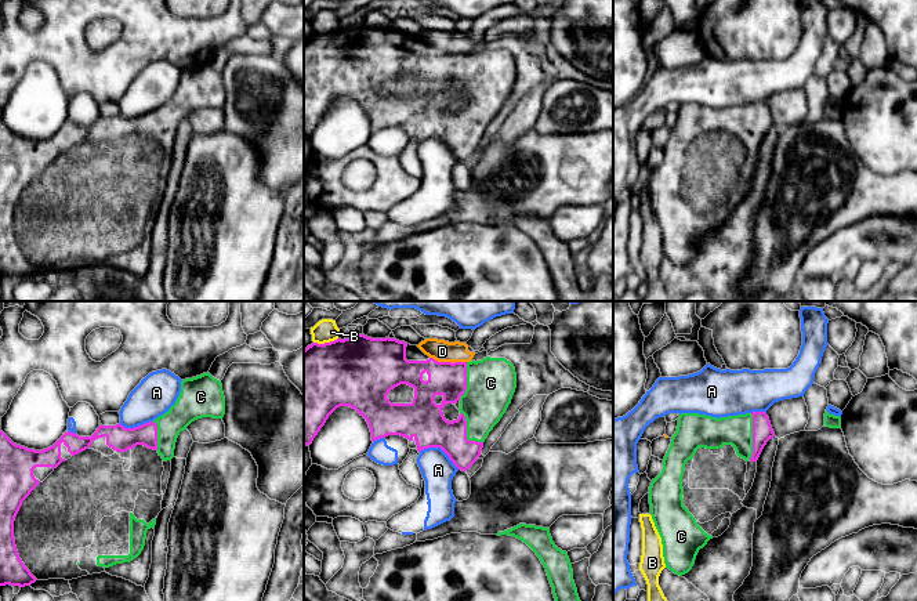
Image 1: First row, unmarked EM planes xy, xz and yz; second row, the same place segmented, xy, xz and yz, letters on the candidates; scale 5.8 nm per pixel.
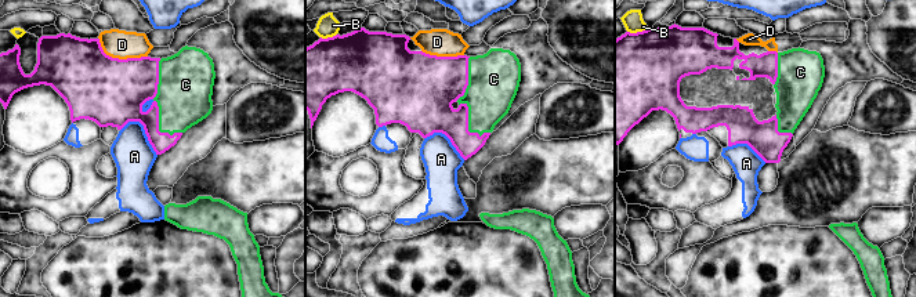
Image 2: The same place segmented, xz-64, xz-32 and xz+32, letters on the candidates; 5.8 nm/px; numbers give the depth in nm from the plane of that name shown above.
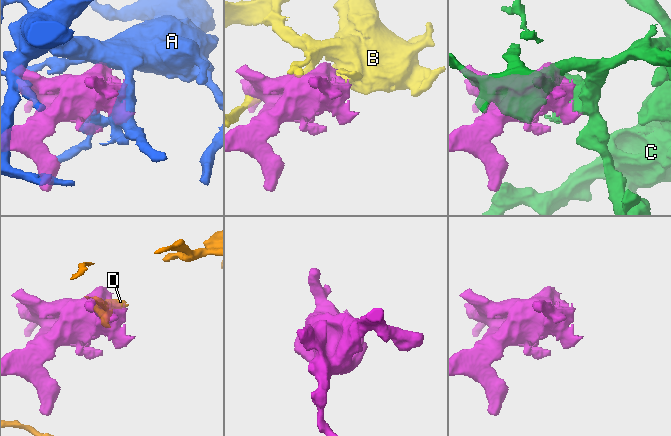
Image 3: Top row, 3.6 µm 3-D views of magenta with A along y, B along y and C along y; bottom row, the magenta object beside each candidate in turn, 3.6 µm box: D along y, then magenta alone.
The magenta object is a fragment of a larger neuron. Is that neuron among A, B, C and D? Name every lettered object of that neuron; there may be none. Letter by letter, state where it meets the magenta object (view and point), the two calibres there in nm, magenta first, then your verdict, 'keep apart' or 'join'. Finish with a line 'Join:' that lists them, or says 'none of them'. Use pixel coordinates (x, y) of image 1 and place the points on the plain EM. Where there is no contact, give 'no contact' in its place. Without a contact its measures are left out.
A: meets magenta in xz at (441, 138); 240 nm thick on the magenta side, 190 nm on the other; keep apart
B: meets magenta in xz at (325, 33); 400 nm thick on the magenta side, 140 nm on the other; keep apart
C: meets magenta in yz at (753, 127); 120 nm thick on the magenta side, 190 nm on the other; join
D: meets magenta in xz at (448, 53); 200 nm thick on the magenta side, 130 nm on the other; keep apart
Join: C

